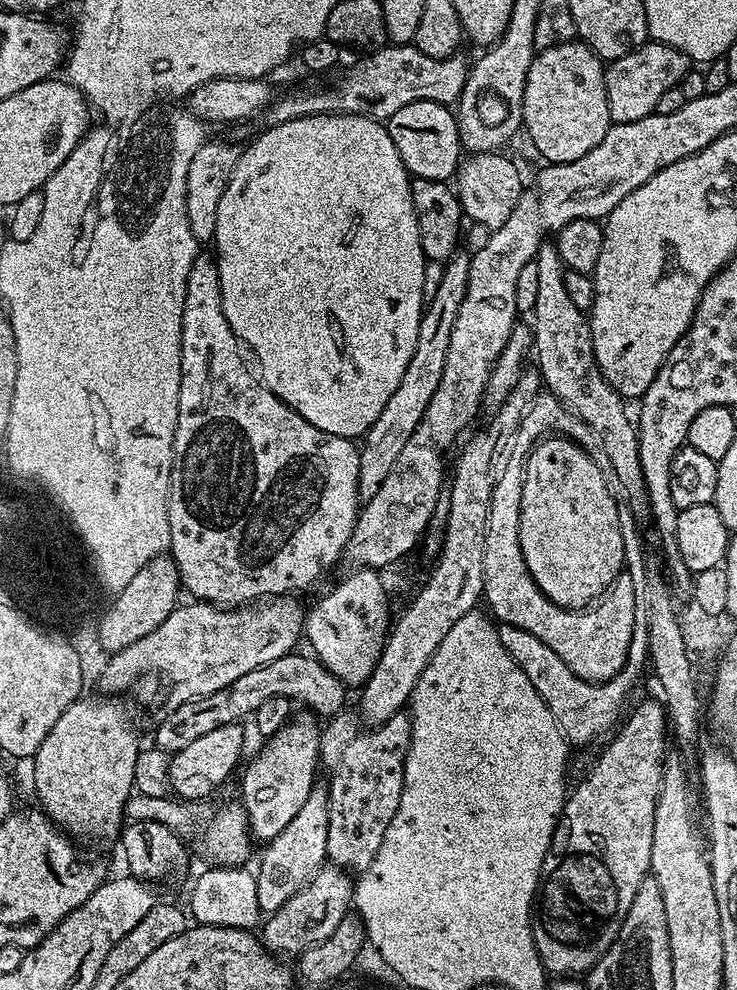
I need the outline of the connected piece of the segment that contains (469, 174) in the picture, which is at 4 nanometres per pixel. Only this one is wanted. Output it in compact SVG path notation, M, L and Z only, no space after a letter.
M499 151L474 152L461 159L460 167L456 169L454 177L454 191L460 199L460 211L476 224L481 224L484 230L491 230L502 226L506 218L510 218L511 211L518 204L522 191L520 172L516 164L508 156L500 156Z

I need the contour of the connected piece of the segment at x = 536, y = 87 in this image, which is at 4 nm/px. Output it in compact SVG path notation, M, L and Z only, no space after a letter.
M579 39L541 48L530 62L526 90L522 94L522 125L528 131L541 161L565 164L590 154L612 128L610 106L606 102L605 61Z

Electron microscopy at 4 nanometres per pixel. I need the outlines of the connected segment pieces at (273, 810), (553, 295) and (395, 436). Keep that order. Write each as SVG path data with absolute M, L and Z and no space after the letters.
M311 715L300 716L288 721L273 736L267 737L264 749L260 756L256 757L244 772L244 781L240 784L239 799L244 805L248 815L248 827L255 839L260 842L267 842L274 839L298 814L299 808L306 803L306 798L310 798L310 790L317 787L316 768L321 767L320 762L320 734L321 725Z
M545 242L540 245L540 249L536 251L536 265L538 266L538 302L534 302L534 310L530 314L530 327L532 330L532 347L534 349L534 360L536 356L535 367L540 373L540 379L543 387L547 389L551 395L558 397L566 407L569 408L574 414L578 414L578 418L582 418L582 422L586 422L590 426L590 430L594 430L594 434L598 434L598 442L602 442L602 447L606 450L606 454L610 457L610 466L614 466L614 474L611 479L618 482L624 487L624 492L628 495L628 504L632 507L632 512L636 516L647 517L648 510L648 495L646 494L646 482L642 478L642 458L638 458L638 434L636 433L637 425L628 417L628 408L626 405L625 397L619 396L614 389L606 382L606 378L600 373L598 362L594 358L594 346L592 345L592 331L588 325L589 317L582 311L578 310L578 306L574 306L574 302L570 299L570 294L566 294L566 282L564 281L564 273L566 271L562 258L558 254L555 243Z
M457 250L444 264L438 290L420 313L418 342L414 342L414 355L406 366L406 374L402 374L398 390L390 394L390 402L386 402L382 414L378 414L372 429L362 437L358 458L358 494L361 501L374 498L374 494L378 494L382 482L386 482L386 477L394 467L398 453L405 448L406 442L410 442L410 434L414 434L418 422L422 422L422 414L426 414L426 406L430 406L430 398L434 398L438 382L442 382L446 350L450 350L450 334L454 331L454 322L458 319L462 298L466 298L466 282L470 280L471 261L471 255L467 251L464 253L464 250Z

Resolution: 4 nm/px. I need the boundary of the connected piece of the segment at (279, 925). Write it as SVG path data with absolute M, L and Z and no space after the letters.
M325 866L314 874L314 878L286 906L282 906L276 912L271 913L263 921L262 939L264 947L281 957L299 957L310 946L330 938L334 934L338 922L342 922L344 916L349 915L354 904L354 880L345 869L335 866Z

